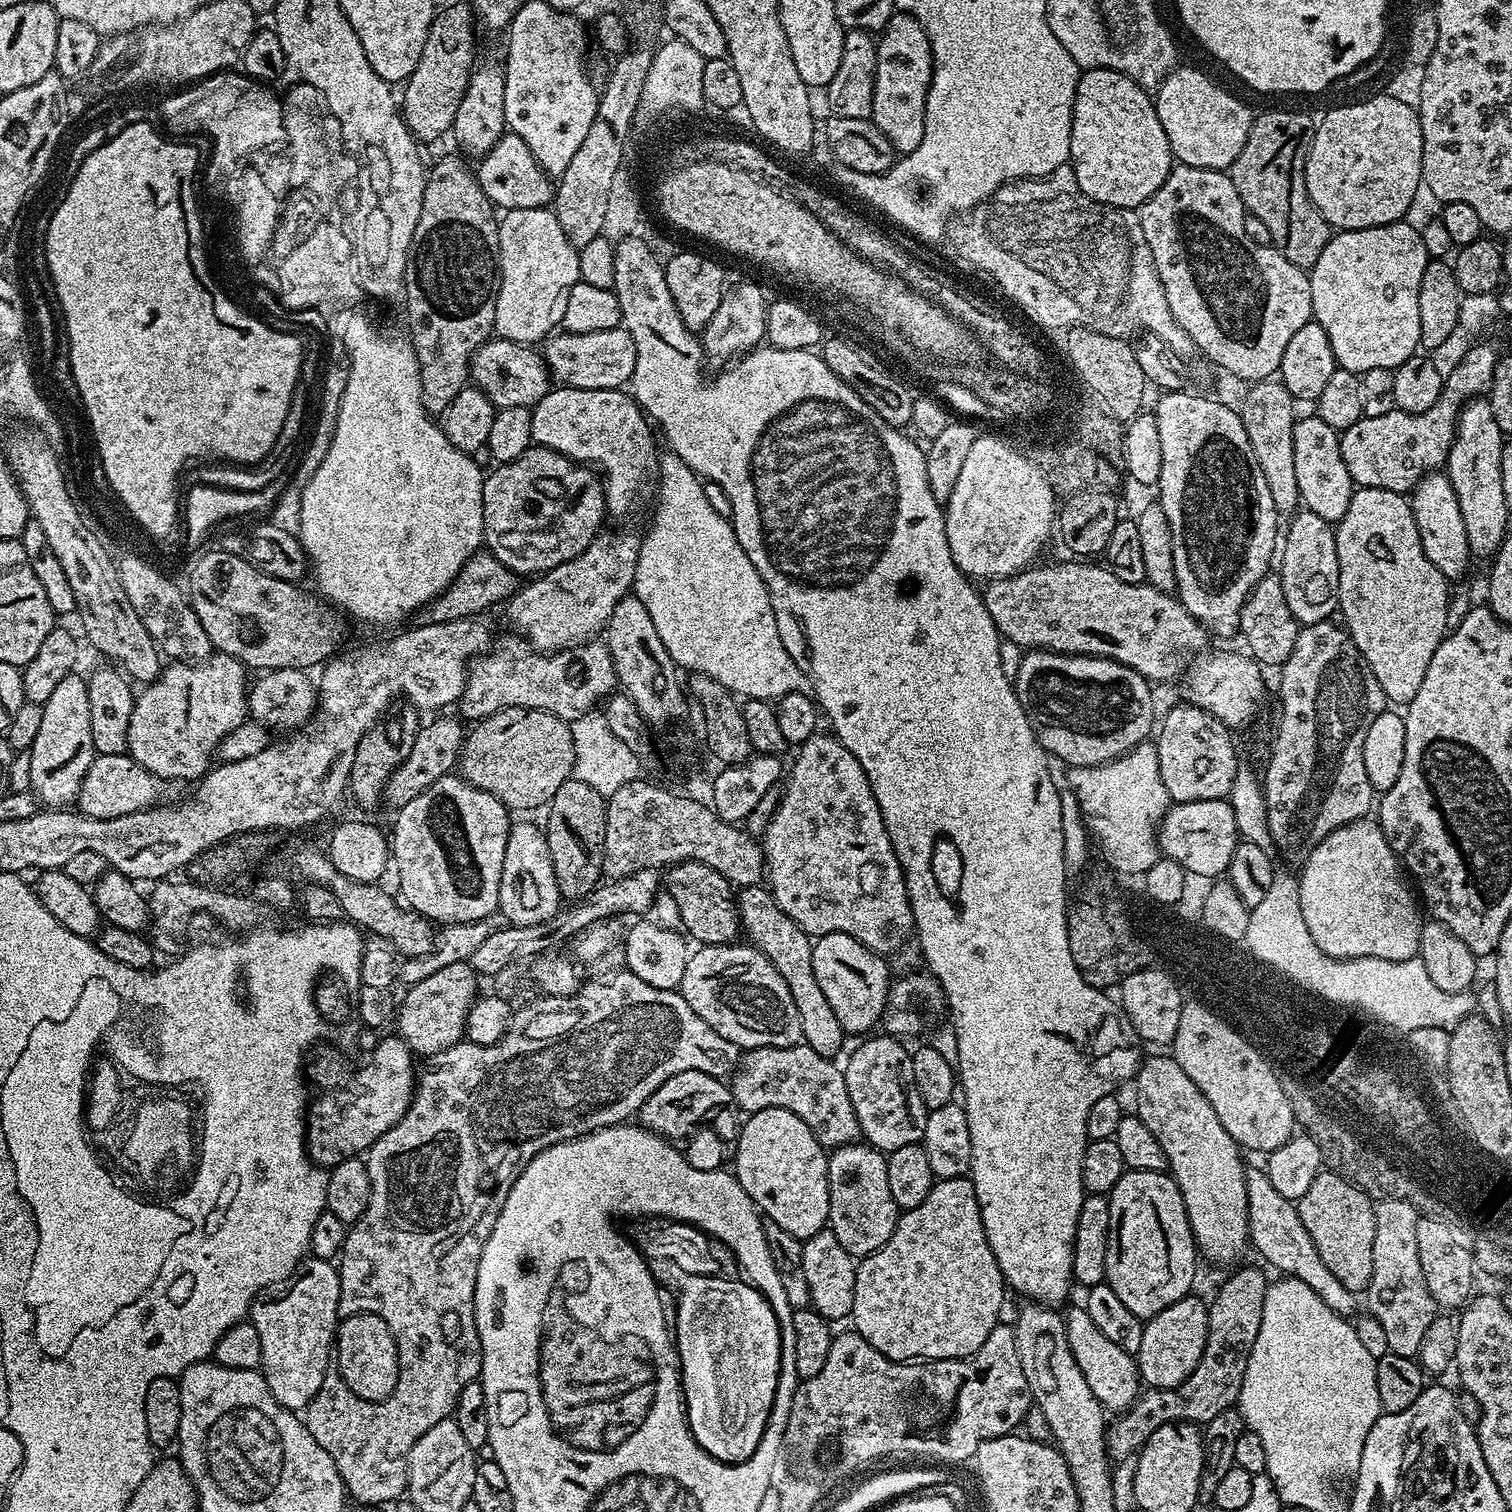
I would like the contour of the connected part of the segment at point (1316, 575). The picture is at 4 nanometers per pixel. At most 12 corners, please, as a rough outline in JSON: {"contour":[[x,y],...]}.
{"contour":[[1305,508],[1290,521],[1278,575],[1297,623],[1339,605],[1336,531]]}

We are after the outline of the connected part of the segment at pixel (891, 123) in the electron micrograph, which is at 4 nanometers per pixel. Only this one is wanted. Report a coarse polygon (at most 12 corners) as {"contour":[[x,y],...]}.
{"contour":[[894,14],[876,46],[871,121],[897,153],[926,130],[932,51]]}

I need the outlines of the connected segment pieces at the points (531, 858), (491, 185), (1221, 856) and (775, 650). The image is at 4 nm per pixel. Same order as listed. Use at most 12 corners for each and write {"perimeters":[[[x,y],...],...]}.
{"perimeters":[[[509,827],[499,913],[548,921],[562,897],[545,831]],[[510,130],[475,165],[497,209],[547,208],[554,180]],[[1227,799],[1173,803],[1160,822],[1167,859],[1223,877],[1238,843]],[[659,457],[634,594],[677,669],[774,702],[800,678],[766,582]]]}

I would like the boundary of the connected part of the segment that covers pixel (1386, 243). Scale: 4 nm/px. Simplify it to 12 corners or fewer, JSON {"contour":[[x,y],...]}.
{"contour":[[1420,228],[1337,231],[1310,269],[1347,372],[1420,348]]}

